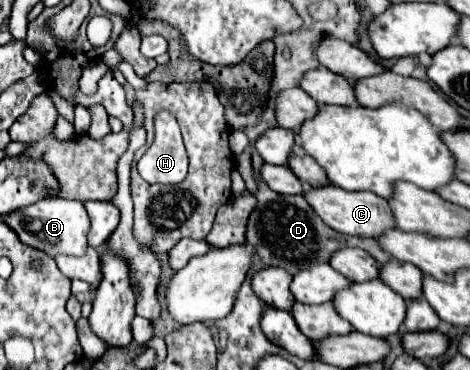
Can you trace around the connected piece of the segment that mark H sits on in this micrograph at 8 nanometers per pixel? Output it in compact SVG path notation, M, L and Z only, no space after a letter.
M161 110L155 118L155 140L137 164L149 184L179 184L187 176L187 152L181 130L171 112Z

